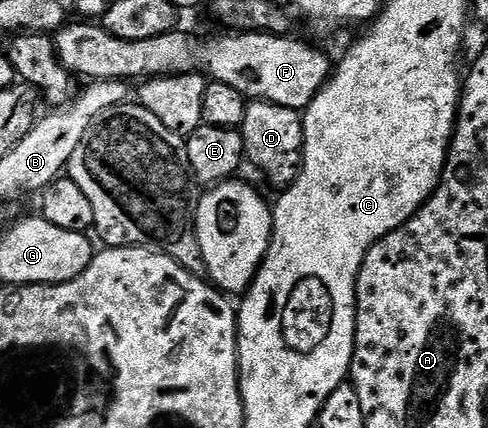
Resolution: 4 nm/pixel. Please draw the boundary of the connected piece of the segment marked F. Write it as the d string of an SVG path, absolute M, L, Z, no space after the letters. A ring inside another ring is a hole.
M73 21L66 22L65 26L55 35L55 46L57 48L57 59L59 62L69 70L74 76L80 77L82 75L85 81L96 81L99 79L119 79L122 81L144 81L146 79L156 79L163 75L203 75L208 77L212 82L222 83L223 85L232 85L234 89L239 89L239 93L243 93L245 98L250 101L260 101L262 103L274 103L275 105L283 105L287 109L295 109L299 112L304 112L305 108L309 106L309 102L321 92L326 81L331 74L331 63L329 67L329 59L317 47L312 47L309 43L300 43L299 40L293 39L289 35L267 35L263 31L246 31L244 33L227 33L223 39L196 39L193 35L188 35L182 29L174 29L163 33L159 37L147 37L147 41L127 41L123 37L115 37L111 32L106 31L104 26L95 24L93 21L81 21L85 23L73 23Z

